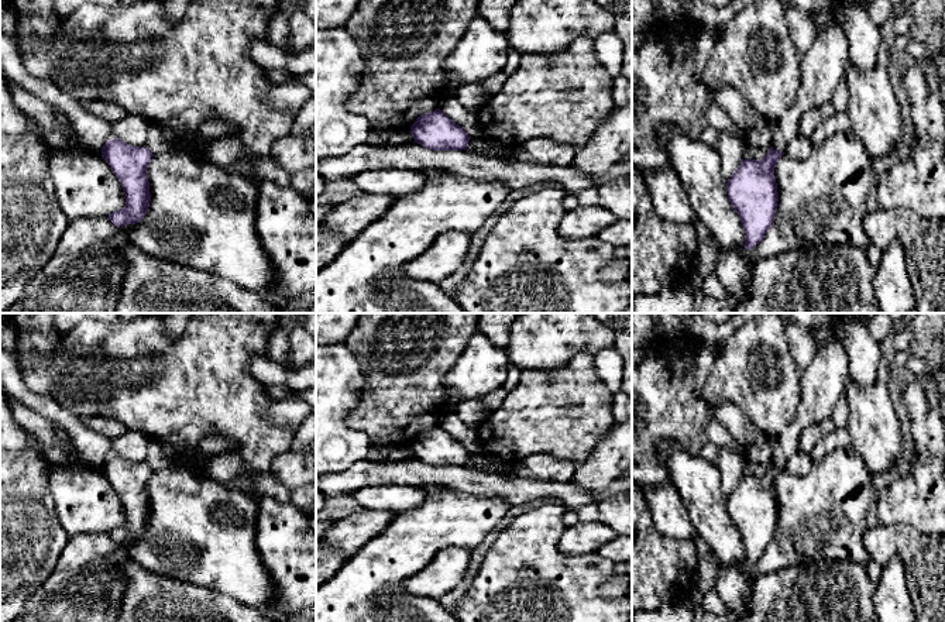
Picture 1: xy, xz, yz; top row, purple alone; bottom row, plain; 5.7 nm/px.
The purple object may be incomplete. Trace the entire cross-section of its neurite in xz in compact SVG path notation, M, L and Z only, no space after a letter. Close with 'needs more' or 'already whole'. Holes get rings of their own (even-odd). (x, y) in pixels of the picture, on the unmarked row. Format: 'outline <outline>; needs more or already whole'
outline M440 425L425 429L410 441L415 458L433 467L467 465L468 450Z; already whole

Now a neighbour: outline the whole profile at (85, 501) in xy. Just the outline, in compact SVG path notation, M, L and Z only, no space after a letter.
M54 463L49 489L59 523L69 536L109 532L126 522L120 496L94 465Z

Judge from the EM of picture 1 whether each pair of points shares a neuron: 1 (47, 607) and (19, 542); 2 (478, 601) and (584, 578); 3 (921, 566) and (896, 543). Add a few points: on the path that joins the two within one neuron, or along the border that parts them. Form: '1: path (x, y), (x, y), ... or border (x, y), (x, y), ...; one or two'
1: border (58, 560), (51, 574), (27, 598), (23, 607); two
2: path (505, 598), (521, 598), (535, 583), (557, 581); one
3: path (916, 560), (901, 546); one

